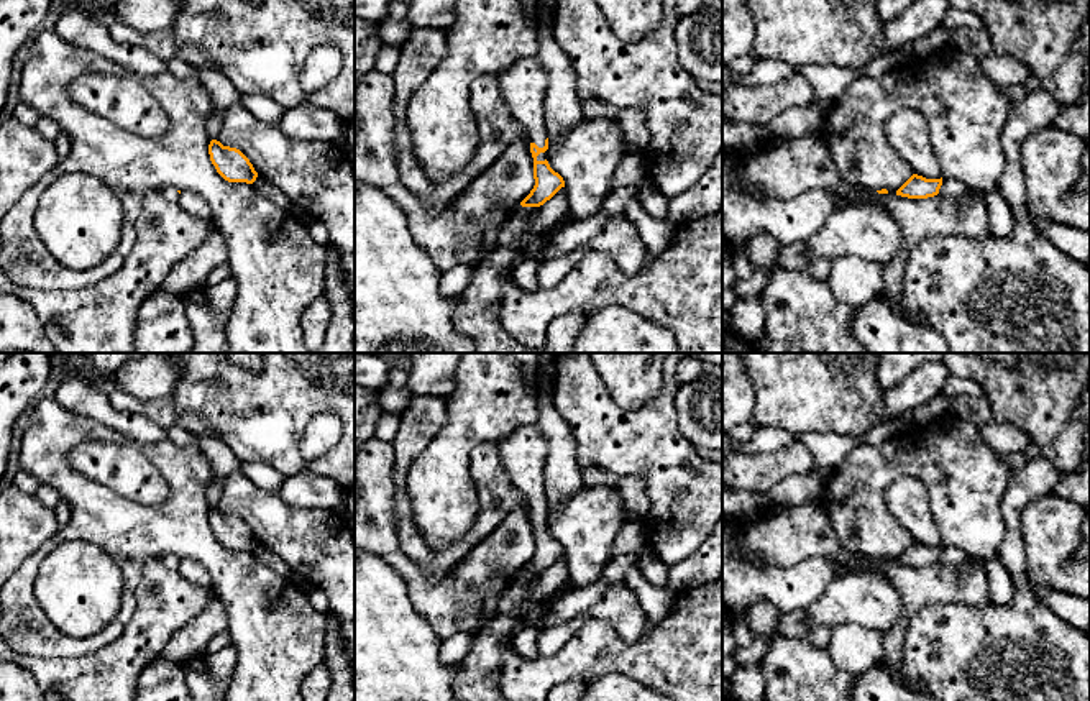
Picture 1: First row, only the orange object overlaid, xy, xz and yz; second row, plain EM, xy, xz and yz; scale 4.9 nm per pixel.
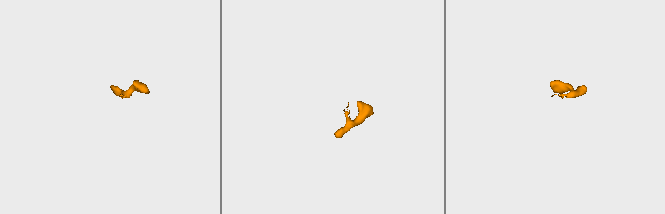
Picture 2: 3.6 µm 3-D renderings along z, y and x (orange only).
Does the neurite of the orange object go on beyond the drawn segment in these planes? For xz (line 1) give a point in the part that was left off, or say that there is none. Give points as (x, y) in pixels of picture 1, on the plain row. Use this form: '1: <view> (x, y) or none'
1: xz (524, 452)

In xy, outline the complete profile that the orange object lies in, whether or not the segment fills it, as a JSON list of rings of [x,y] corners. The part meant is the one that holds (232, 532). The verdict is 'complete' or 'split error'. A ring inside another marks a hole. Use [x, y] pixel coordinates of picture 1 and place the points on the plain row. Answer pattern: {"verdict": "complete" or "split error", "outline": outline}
{"verdict": "complete", "outline": [[[212,507],[208,512],[210,529],[217,540],[228,550],[253,552],[258,545],[250,527],[236,515],[223,514]]]}

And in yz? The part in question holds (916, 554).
{"verdict": "complete", "outline": [[[913,542],[898,558],[896,563],[908,566],[927,566],[939,561],[942,553],[941,547],[926,547],[923,543]]]}

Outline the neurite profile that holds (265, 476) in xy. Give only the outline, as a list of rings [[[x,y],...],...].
[[[240,461],[240,473],[250,478],[259,489],[277,493],[286,476],[274,466],[261,461]]]

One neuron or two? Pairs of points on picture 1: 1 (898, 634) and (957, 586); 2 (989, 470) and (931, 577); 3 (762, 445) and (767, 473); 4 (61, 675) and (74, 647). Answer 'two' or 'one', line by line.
1: one
2: two
3: two
4: two

